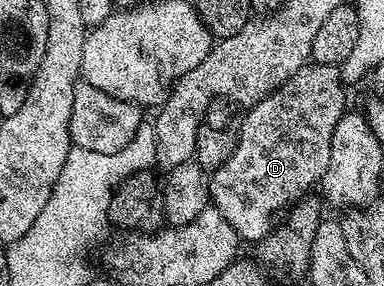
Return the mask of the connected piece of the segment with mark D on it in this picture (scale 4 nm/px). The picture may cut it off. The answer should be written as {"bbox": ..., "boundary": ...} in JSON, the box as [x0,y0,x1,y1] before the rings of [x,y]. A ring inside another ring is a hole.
{"bbox":[210,62,348,242],"boundary":[[[313,62],[305,64],[300,70],[296,70],[296,74],[292,74],[292,78],[285,81],[284,93],[290,100],[278,100],[279,98],[271,98],[268,100],[261,100],[258,104],[253,105],[249,109],[250,112],[242,120],[242,128],[237,129],[238,142],[236,150],[232,154],[232,158],[228,158],[228,162],[224,162],[224,166],[220,166],[210,176],[210,199],[213,207],[220,210],[220,214],[224,214],[224,218],[228,218],[228,222],[232,222],[232,230],[236,230],[236,234],[243,241],[251,240],[257,242],[263,240],[269,232],[271,232],[276,223],[274,215],[285,213],[287,209],[298,203],[299,200],[309,197],[310,192],[319,187],[322,183],[322,175],[324,170],[328,170],[328,154],[332,154],[332,130],[336,130],[336,122],[340,122],[343,112],[347,111],[348,104],[346,104],[346,93],[348,88],[341,82],[341,70],[336,64],[315,64]]]}

